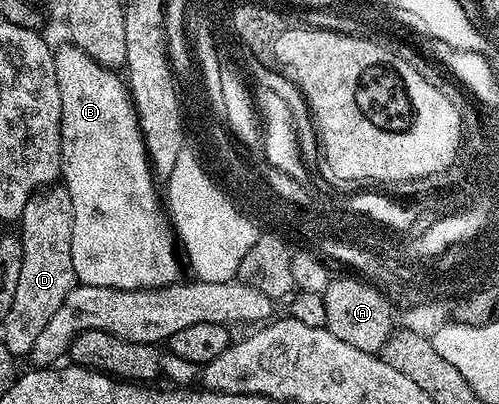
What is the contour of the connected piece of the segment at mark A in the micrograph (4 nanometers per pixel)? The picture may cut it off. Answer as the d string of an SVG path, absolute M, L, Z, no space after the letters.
M334 276L324 293L321 294L324 306L327 307L327 323L325 328L331 331L331 335L335 335L335 339L343 339L343 343L356 347L358 351L367 351L368 353L380 354L381 348L387 343L387 339L395 331L395 311L389 306L389 301L377 289L372 289L368 285L368 280L359 279L356 281L353 277L337 277Z

